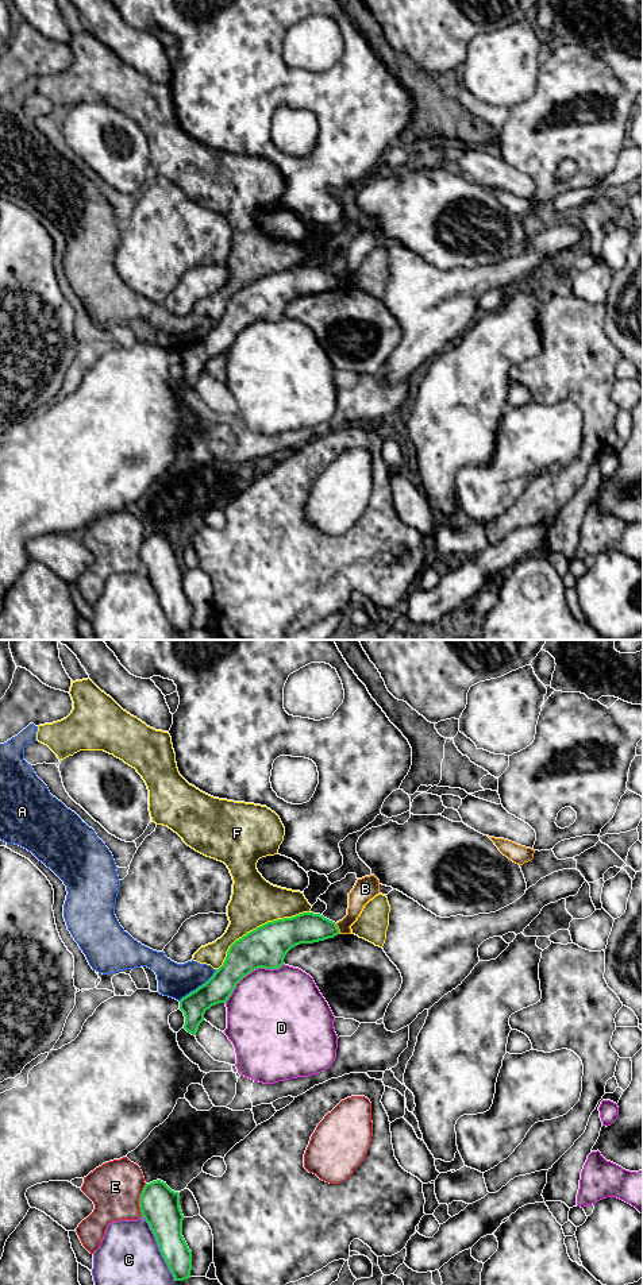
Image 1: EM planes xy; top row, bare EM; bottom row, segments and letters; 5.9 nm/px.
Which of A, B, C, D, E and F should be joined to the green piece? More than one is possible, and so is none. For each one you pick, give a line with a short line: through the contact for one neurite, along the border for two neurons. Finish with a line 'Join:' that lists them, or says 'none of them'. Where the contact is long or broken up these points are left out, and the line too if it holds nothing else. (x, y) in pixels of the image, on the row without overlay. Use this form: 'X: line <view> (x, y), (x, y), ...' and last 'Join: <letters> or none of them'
Join: none of them

